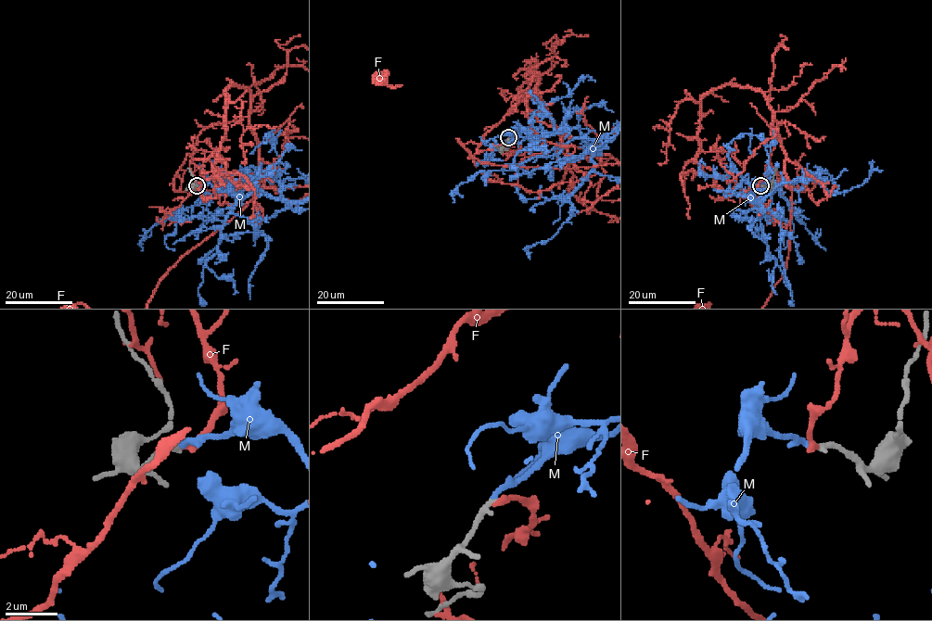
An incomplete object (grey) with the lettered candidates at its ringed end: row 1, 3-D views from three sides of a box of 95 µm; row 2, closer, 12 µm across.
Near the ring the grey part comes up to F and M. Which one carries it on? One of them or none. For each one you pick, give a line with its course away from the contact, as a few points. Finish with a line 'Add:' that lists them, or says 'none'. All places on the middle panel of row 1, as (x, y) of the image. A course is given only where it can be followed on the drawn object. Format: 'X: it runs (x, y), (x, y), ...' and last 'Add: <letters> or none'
Add: M

